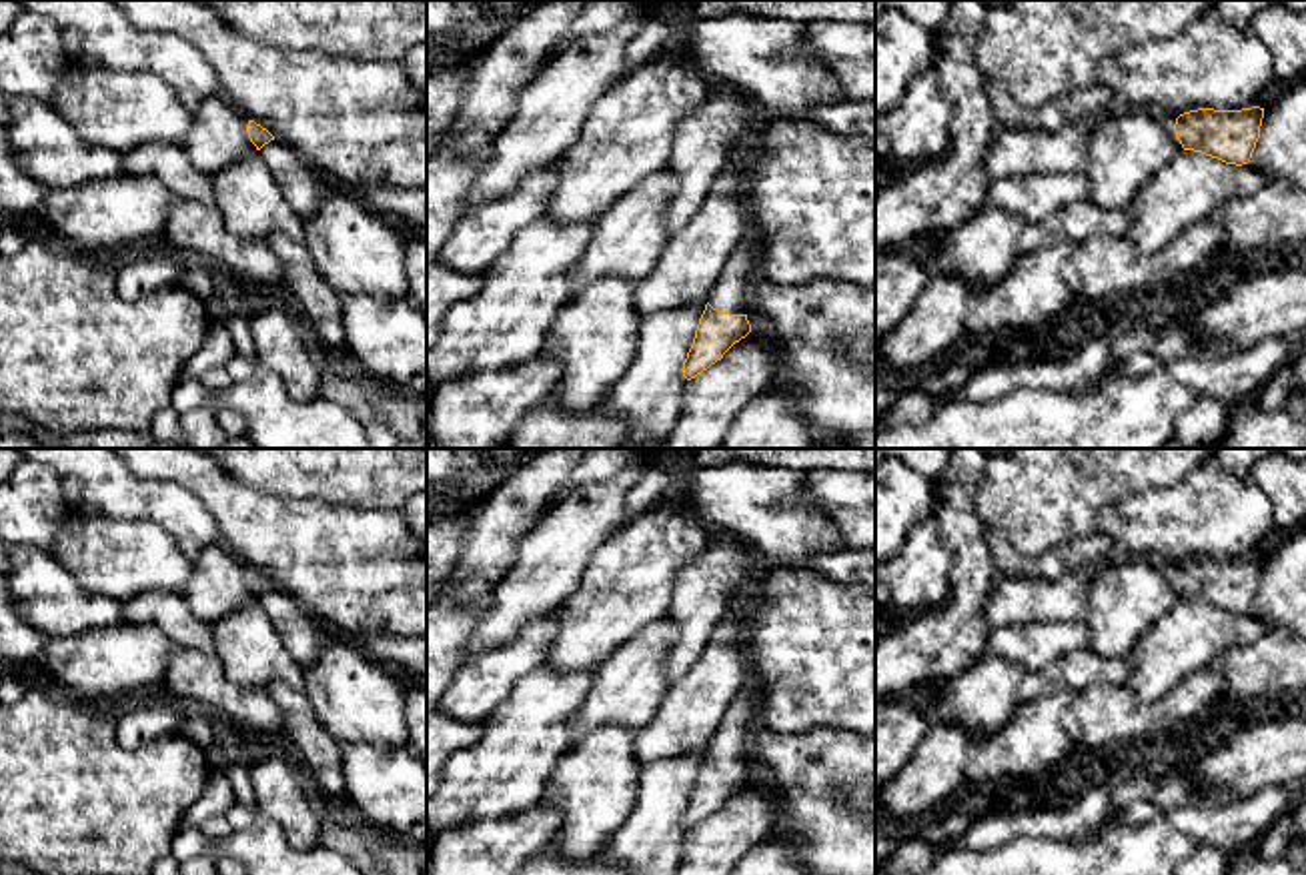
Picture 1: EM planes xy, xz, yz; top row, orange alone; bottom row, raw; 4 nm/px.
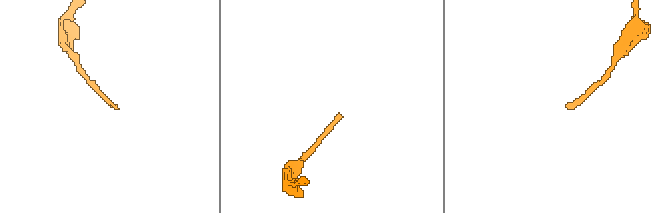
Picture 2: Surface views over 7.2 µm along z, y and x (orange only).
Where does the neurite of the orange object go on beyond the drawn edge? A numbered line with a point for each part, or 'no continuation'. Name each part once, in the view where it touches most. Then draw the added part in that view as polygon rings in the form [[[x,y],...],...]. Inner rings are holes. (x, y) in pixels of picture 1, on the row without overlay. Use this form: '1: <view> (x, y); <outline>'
1: xz (730, 743); [[[747,683],[725,711],[719,729],[711,737],[707,751],[729,763],[747,763],[747,741],[757,725],[759,691]]]

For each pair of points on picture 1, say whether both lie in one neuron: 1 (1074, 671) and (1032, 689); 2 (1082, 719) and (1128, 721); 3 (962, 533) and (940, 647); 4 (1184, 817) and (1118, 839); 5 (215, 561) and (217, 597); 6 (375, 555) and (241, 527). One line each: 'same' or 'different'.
1: same
2: same
3: same
4: different
5: same
6: same

